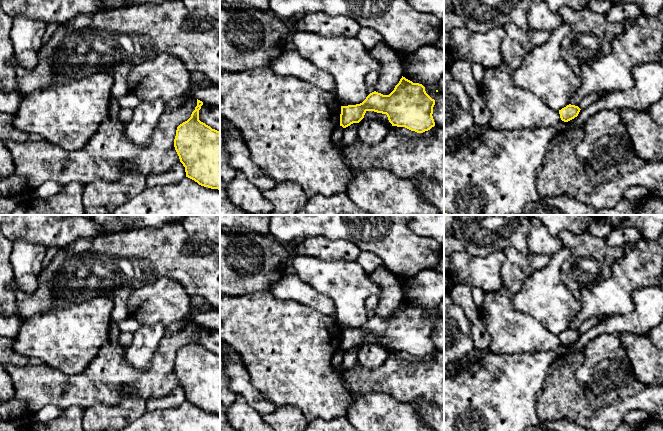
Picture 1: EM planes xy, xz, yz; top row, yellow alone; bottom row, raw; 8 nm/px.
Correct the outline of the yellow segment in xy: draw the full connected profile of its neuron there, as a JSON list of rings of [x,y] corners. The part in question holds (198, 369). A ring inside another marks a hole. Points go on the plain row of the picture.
[[[197,323],[191,341],[177,351],[174,371],[185,391],[186,401],[201,410],[220,414],[220,356],[199,344],[202,329],[203,326]]]

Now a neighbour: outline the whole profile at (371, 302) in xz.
[[[378,294],[370,295],[366,299],[365,308],[366,308],[366,312],[367,312],[367,315],[368,315],[369,318],[374,316],[375,309],[378,305],[378,302],[379,302],[379,295]]]

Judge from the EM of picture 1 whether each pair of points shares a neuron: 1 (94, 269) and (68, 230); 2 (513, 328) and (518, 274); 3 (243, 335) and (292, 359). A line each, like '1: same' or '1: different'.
1: different
2: same
3: same

